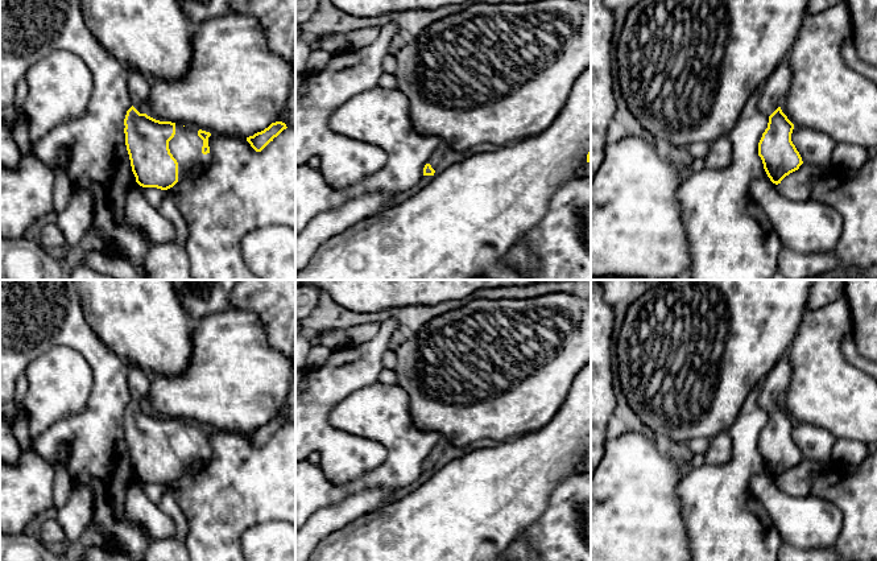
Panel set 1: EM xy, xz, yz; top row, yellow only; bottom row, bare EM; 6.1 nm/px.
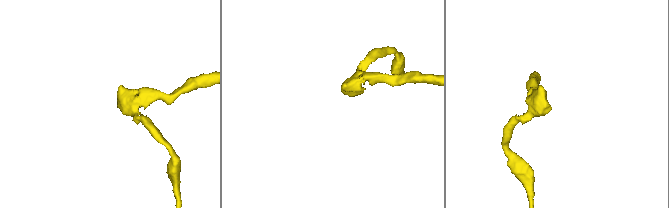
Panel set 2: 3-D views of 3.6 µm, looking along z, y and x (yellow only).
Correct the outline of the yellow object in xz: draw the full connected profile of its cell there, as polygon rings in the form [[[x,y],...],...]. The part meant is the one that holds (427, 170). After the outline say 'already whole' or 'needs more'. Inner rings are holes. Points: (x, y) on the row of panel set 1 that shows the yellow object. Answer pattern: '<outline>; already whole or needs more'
[[[440,147],[431,156],[429,162],[423,168],[423,176],[434,176],[447,161],[450,160],[450,153],[446,147]]]; needs more

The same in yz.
[[[787,54],[764,84],[758,100],[760,110],[769,116],[768,128],[758,143],[758,156],[768,177],[775,185],[781,183],[786,176],[798,170],[803,164],[791,141],[794,124],[781,110],[791,79],[793,69]]]; needs more

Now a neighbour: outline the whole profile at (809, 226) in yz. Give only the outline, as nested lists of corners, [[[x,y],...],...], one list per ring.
[[[764,178],[752,182],[750,194],[764,209],[783,247],[801,253],[819,253],[837,249],[843,219],[832,206],[811,198],[804,201],[787,199],[777,191],[775,183]]]

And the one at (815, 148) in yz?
[[[794,127],[791,141],[804,164],[814,166],[832,164],[832,156],[837,143],[827,133],[810,128]]]

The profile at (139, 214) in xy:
[[[136,183],[127,194],[125,223],[140,231],[152,243],[175,242],[174,224],[157,209],[149,205],[142,193],[142,186]]]

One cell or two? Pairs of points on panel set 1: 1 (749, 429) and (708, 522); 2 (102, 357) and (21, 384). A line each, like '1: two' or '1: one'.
1: one
2: two

